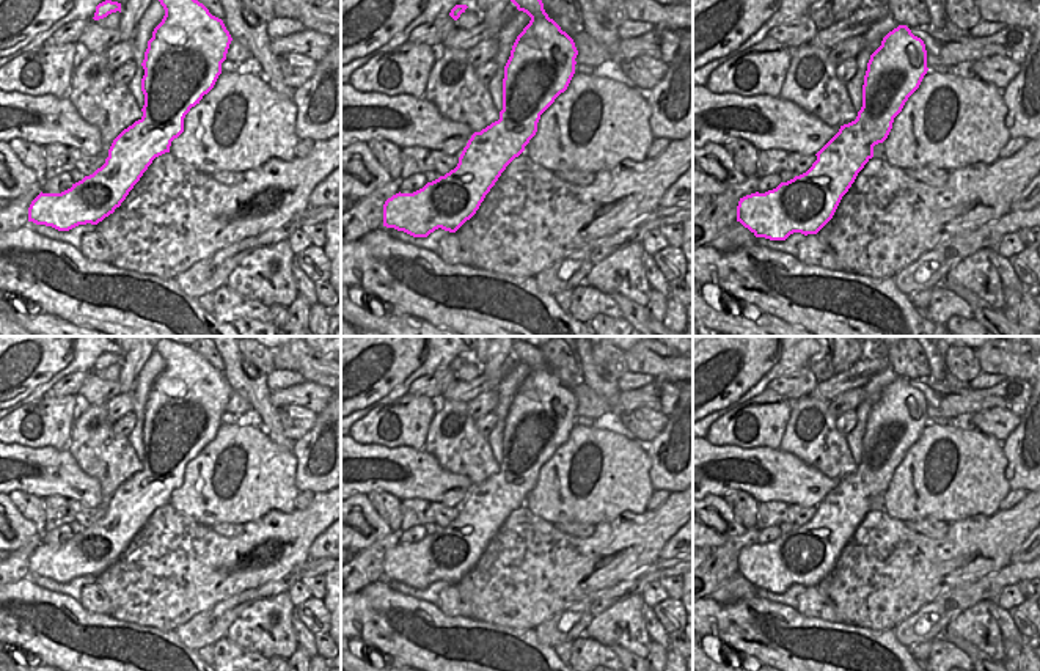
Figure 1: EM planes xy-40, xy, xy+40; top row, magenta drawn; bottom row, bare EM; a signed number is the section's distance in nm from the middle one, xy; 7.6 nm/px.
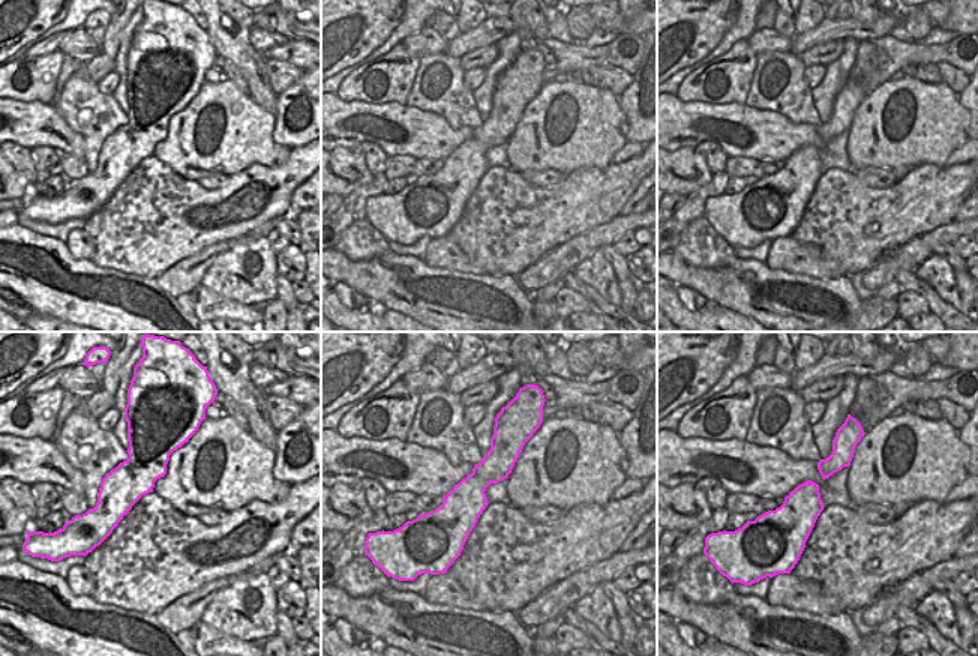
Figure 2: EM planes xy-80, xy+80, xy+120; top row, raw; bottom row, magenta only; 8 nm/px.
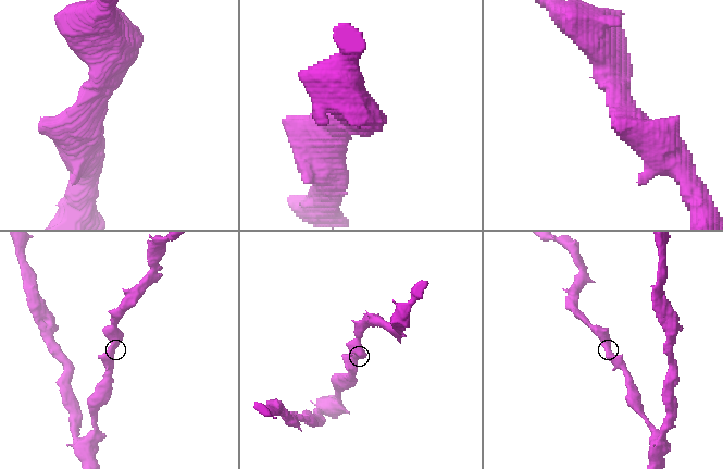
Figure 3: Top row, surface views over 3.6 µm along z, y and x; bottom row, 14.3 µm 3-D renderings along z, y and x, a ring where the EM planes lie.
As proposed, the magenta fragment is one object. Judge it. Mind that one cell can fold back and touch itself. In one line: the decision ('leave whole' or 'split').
leave whole

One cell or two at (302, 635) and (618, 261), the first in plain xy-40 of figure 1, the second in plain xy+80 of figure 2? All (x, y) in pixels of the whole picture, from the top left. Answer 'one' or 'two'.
one

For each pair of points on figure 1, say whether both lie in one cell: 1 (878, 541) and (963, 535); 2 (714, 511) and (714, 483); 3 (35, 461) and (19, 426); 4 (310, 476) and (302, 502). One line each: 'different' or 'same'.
1: same
2: different
3: different
4: different

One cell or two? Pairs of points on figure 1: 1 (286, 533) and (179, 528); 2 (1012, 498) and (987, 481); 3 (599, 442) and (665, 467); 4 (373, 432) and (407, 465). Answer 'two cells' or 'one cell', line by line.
1: one cell
2: two cells
3: two cells
4: two cells

